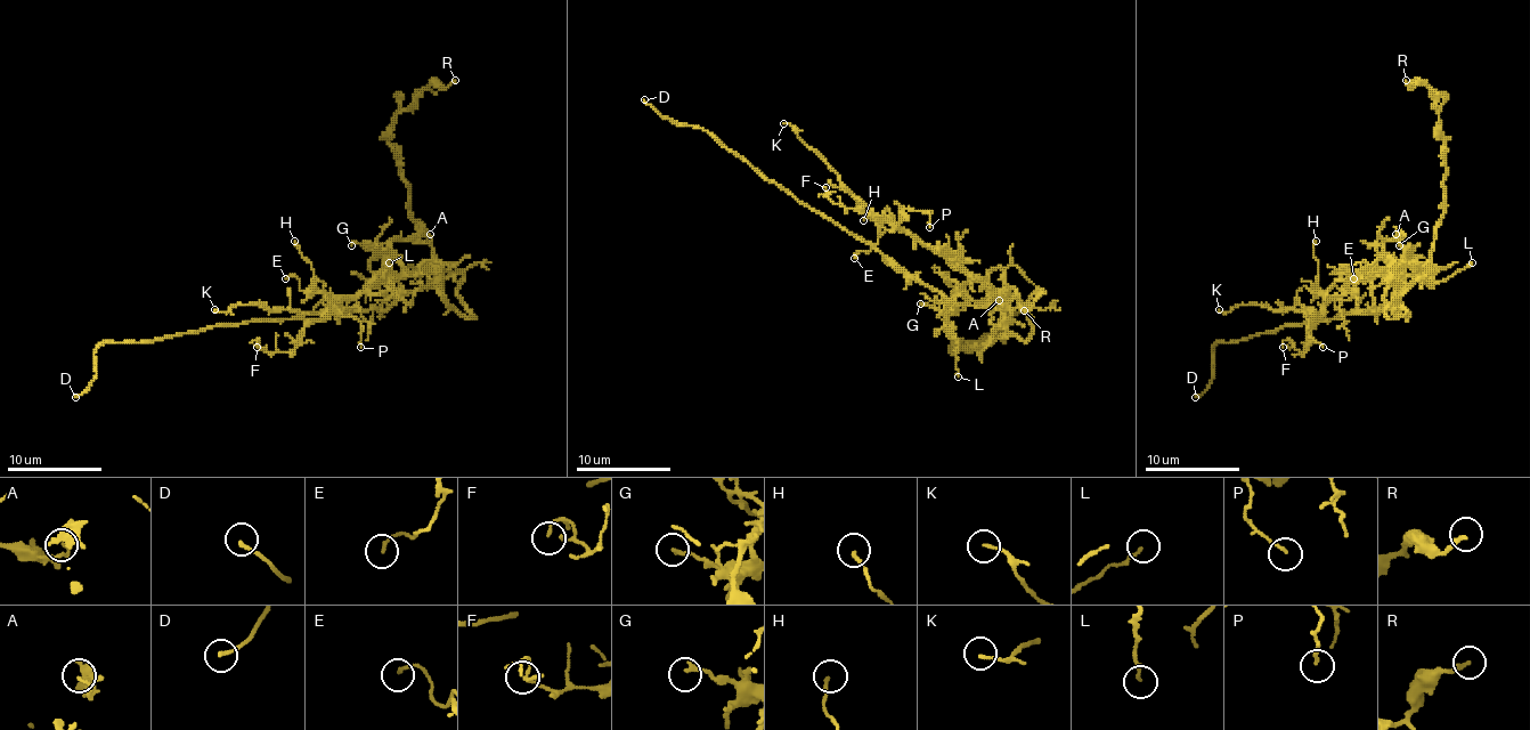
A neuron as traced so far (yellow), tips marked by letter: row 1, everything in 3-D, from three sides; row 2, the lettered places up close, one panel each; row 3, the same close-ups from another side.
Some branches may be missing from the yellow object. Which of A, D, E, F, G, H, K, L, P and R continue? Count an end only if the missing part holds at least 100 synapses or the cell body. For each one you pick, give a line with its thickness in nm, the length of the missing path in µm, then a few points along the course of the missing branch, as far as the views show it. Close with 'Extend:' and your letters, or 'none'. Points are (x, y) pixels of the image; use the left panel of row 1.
D: Thickness 160 nm. Missing length about 5 µm. Course of what is missing: (75, 397), (47, 395), (49, 399)
Extend: D

